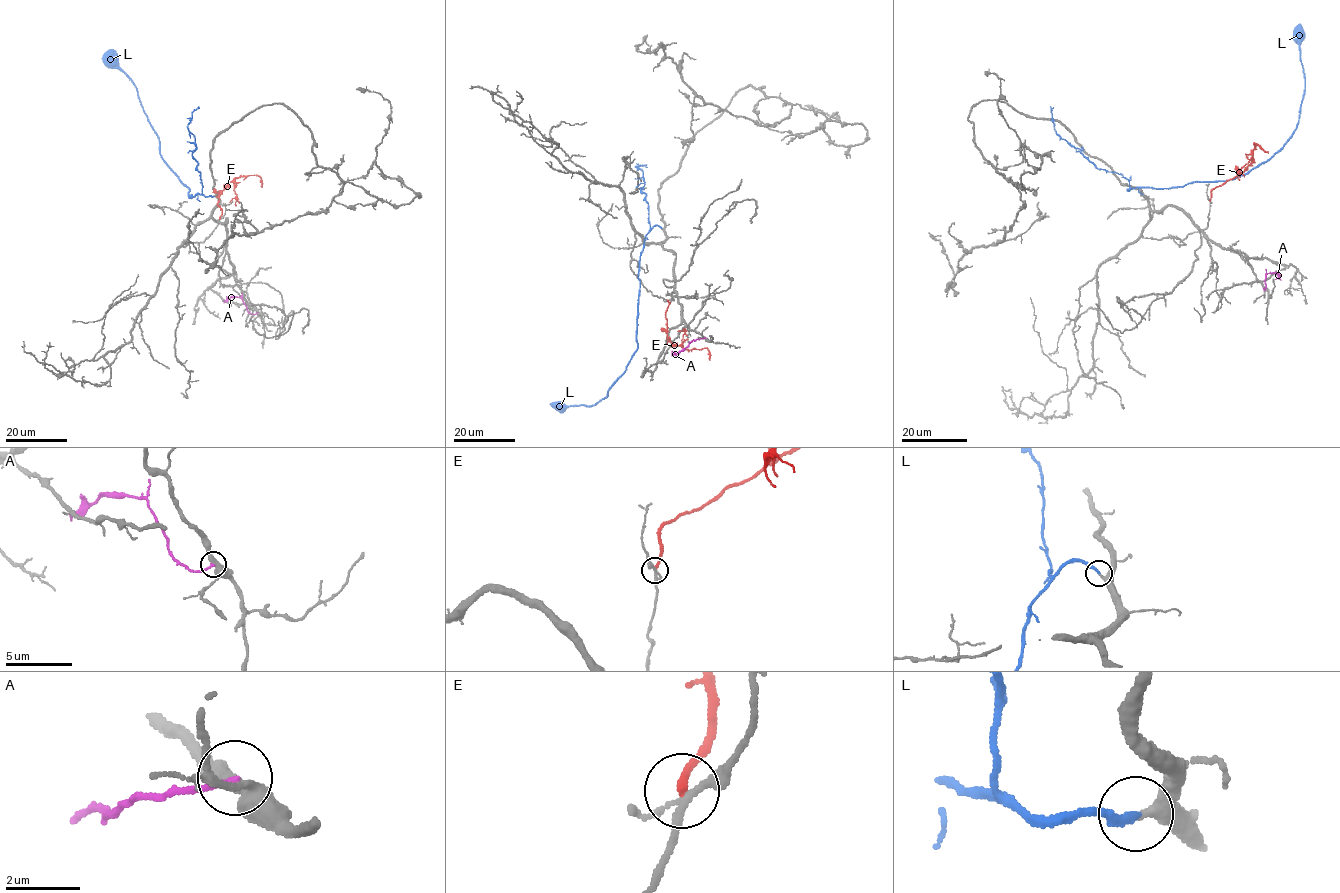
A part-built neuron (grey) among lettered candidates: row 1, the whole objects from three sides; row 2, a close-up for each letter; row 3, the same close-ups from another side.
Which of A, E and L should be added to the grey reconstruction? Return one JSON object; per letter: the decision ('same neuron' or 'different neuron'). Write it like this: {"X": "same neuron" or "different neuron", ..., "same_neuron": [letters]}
{"A": "different neuron", "E": "different neuron", "L": "same neuron", "same_neuron": ["L"]}

